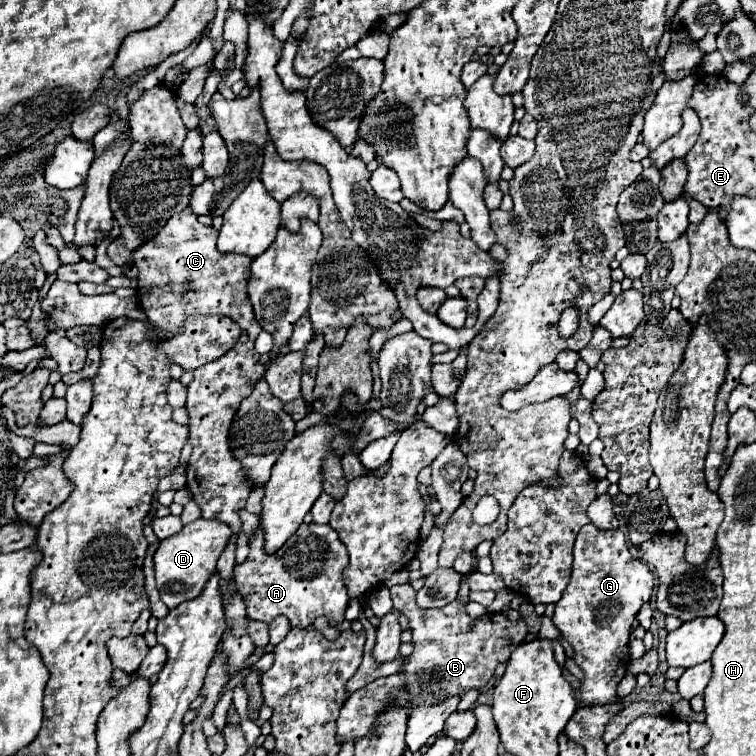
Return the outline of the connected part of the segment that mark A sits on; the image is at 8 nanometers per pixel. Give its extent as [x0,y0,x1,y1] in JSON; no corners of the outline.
[235,524,349,628]

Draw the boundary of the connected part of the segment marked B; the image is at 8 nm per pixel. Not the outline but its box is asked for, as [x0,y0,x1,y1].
[337,584,527,742]

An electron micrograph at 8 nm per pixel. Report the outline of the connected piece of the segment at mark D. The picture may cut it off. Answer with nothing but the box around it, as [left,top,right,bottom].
[155,518,233,610]

